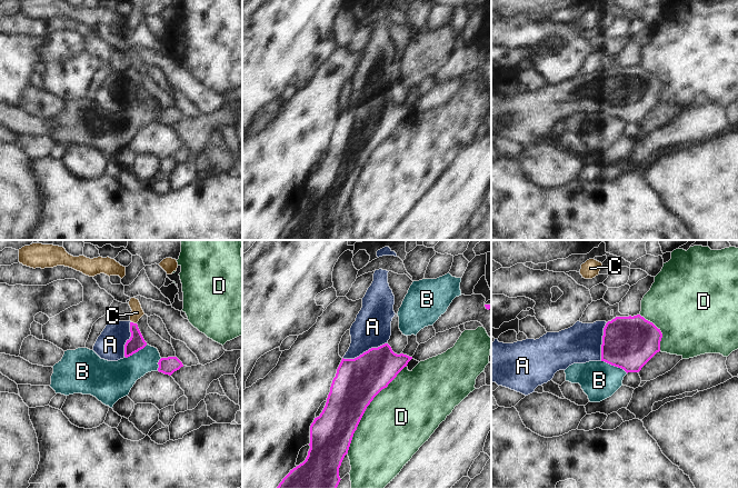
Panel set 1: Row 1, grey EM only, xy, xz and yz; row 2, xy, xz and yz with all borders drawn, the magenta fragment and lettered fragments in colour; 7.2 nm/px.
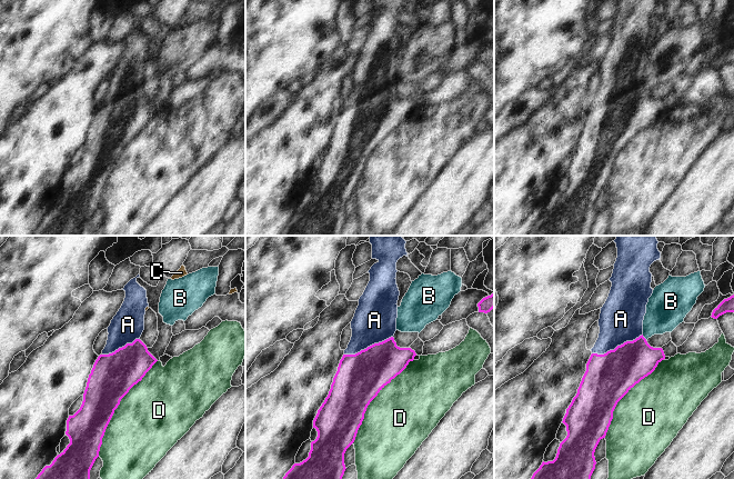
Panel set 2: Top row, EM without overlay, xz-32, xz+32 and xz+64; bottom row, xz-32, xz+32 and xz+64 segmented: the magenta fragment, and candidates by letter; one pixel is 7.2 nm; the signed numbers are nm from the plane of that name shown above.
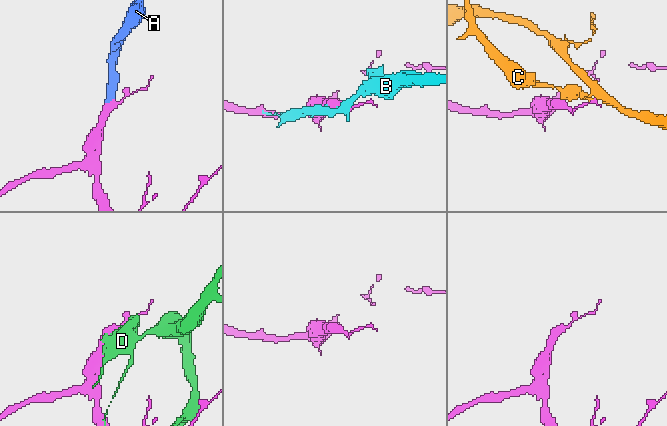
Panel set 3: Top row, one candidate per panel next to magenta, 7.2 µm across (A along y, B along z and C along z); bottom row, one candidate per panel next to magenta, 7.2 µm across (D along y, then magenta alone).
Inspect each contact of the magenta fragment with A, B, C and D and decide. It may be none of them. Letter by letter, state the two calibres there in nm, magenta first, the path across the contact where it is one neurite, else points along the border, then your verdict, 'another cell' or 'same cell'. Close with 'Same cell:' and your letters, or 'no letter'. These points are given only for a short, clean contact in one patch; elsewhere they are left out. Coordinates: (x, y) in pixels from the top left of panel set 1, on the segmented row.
A: 320/280 nm | across xz (357, 381), (366, 369), (366, 351), (372, 327) | same cell
B: 380/280 nm | another cell
C: 120/90 nm | another cell
D: 320/480 nm | another cell
Same cell: A

